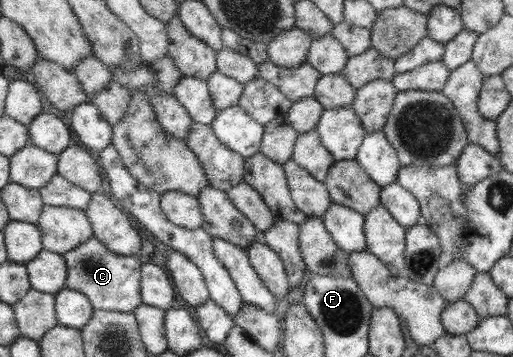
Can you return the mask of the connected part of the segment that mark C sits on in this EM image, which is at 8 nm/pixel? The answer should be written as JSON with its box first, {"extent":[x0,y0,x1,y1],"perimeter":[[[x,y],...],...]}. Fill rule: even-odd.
{"extent":[64,237,144,311],"perimeter":[[[93,237],[64,254],[68,269],[67,288],[82,291],[91,300],[95,310],[135,311],[144,303],[142,265],[137,256],[118,255]]]}

